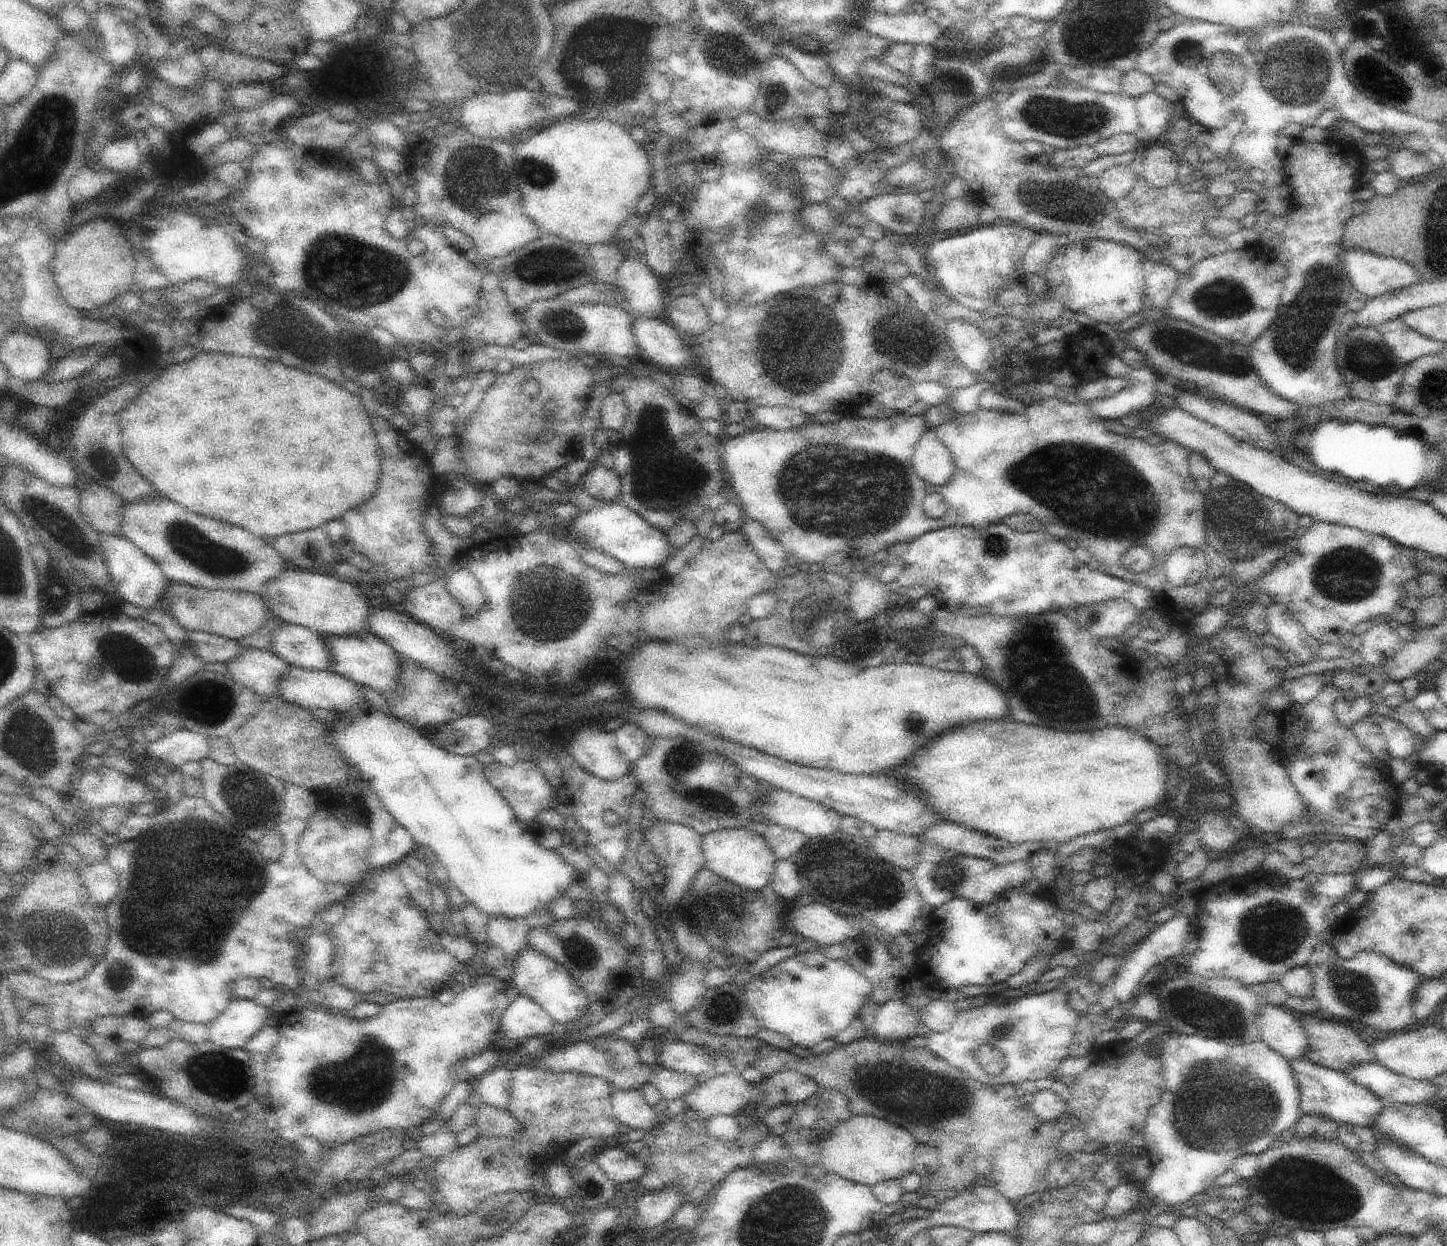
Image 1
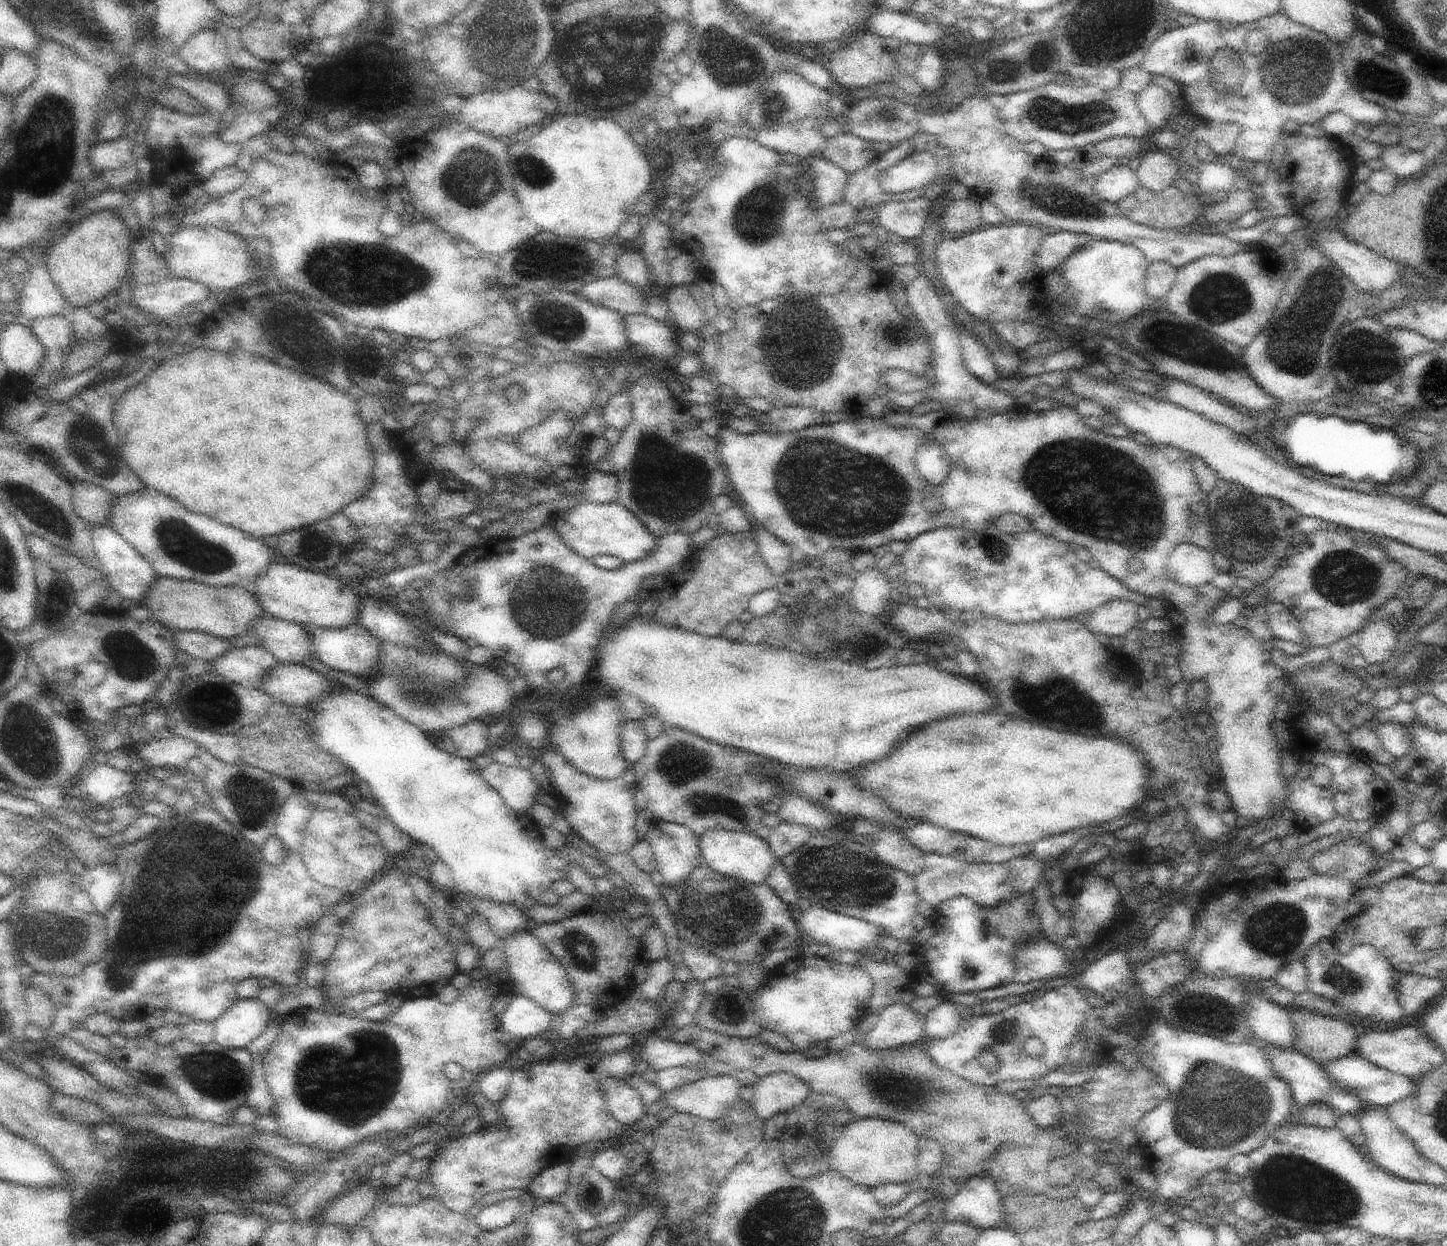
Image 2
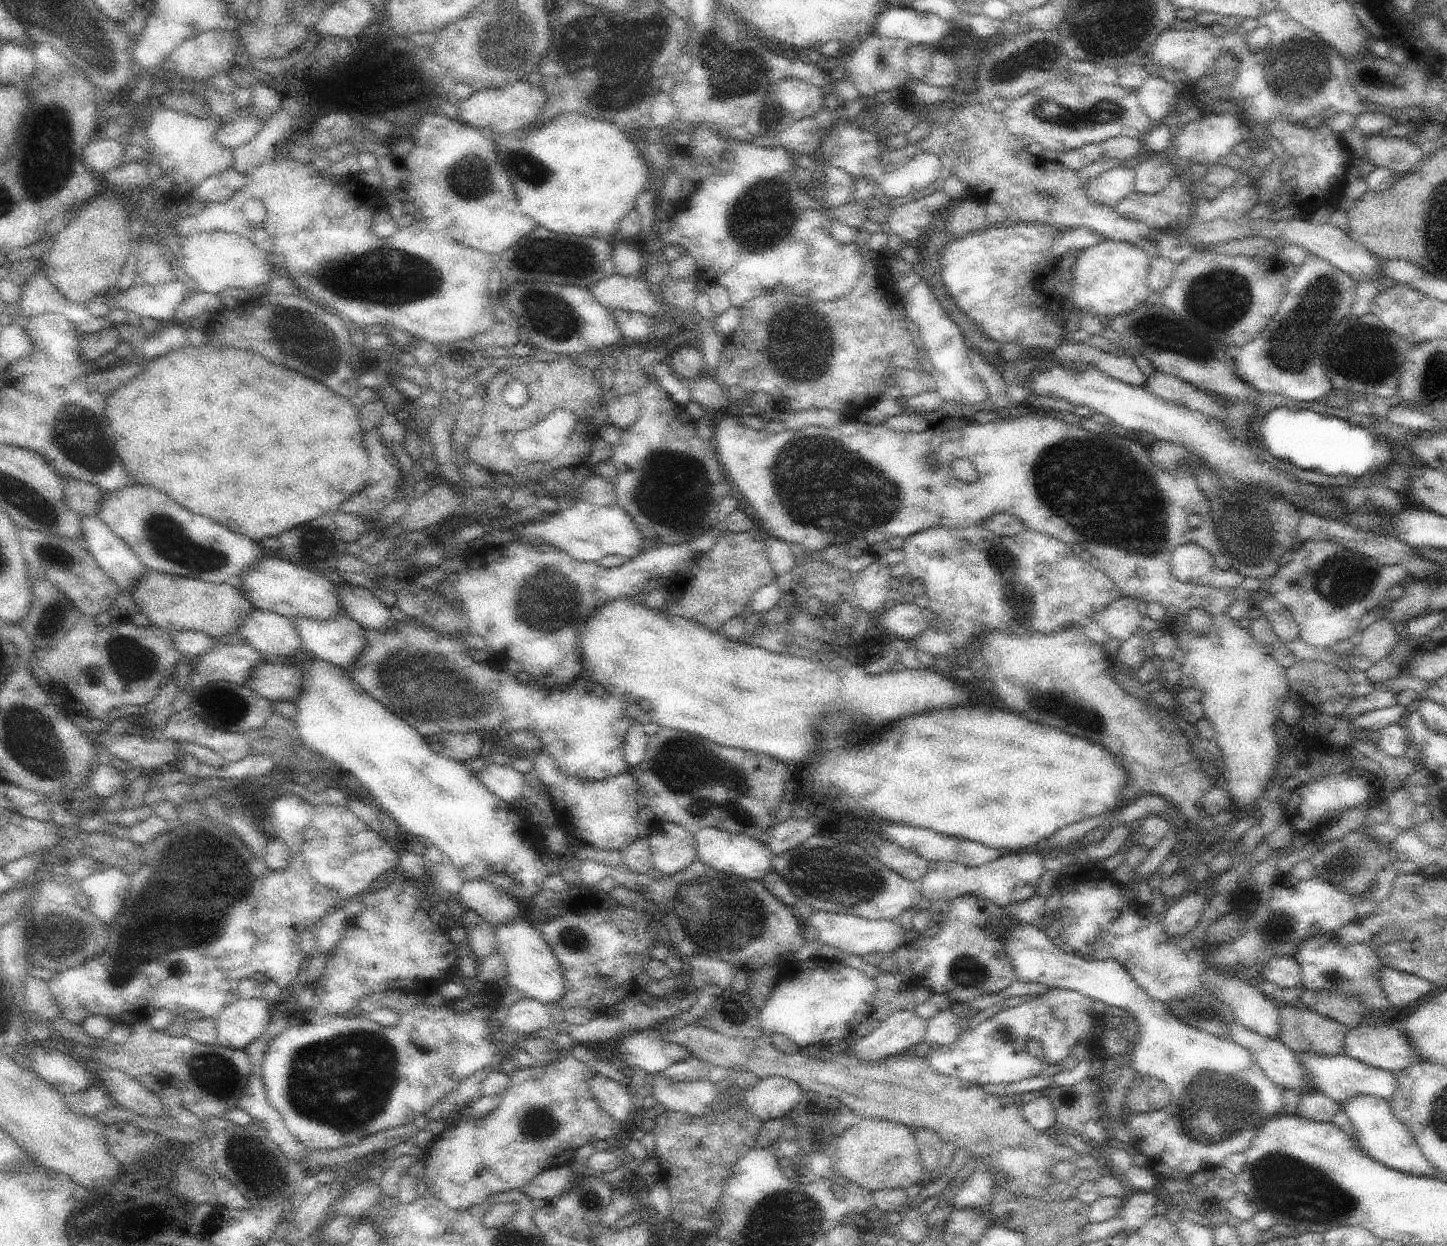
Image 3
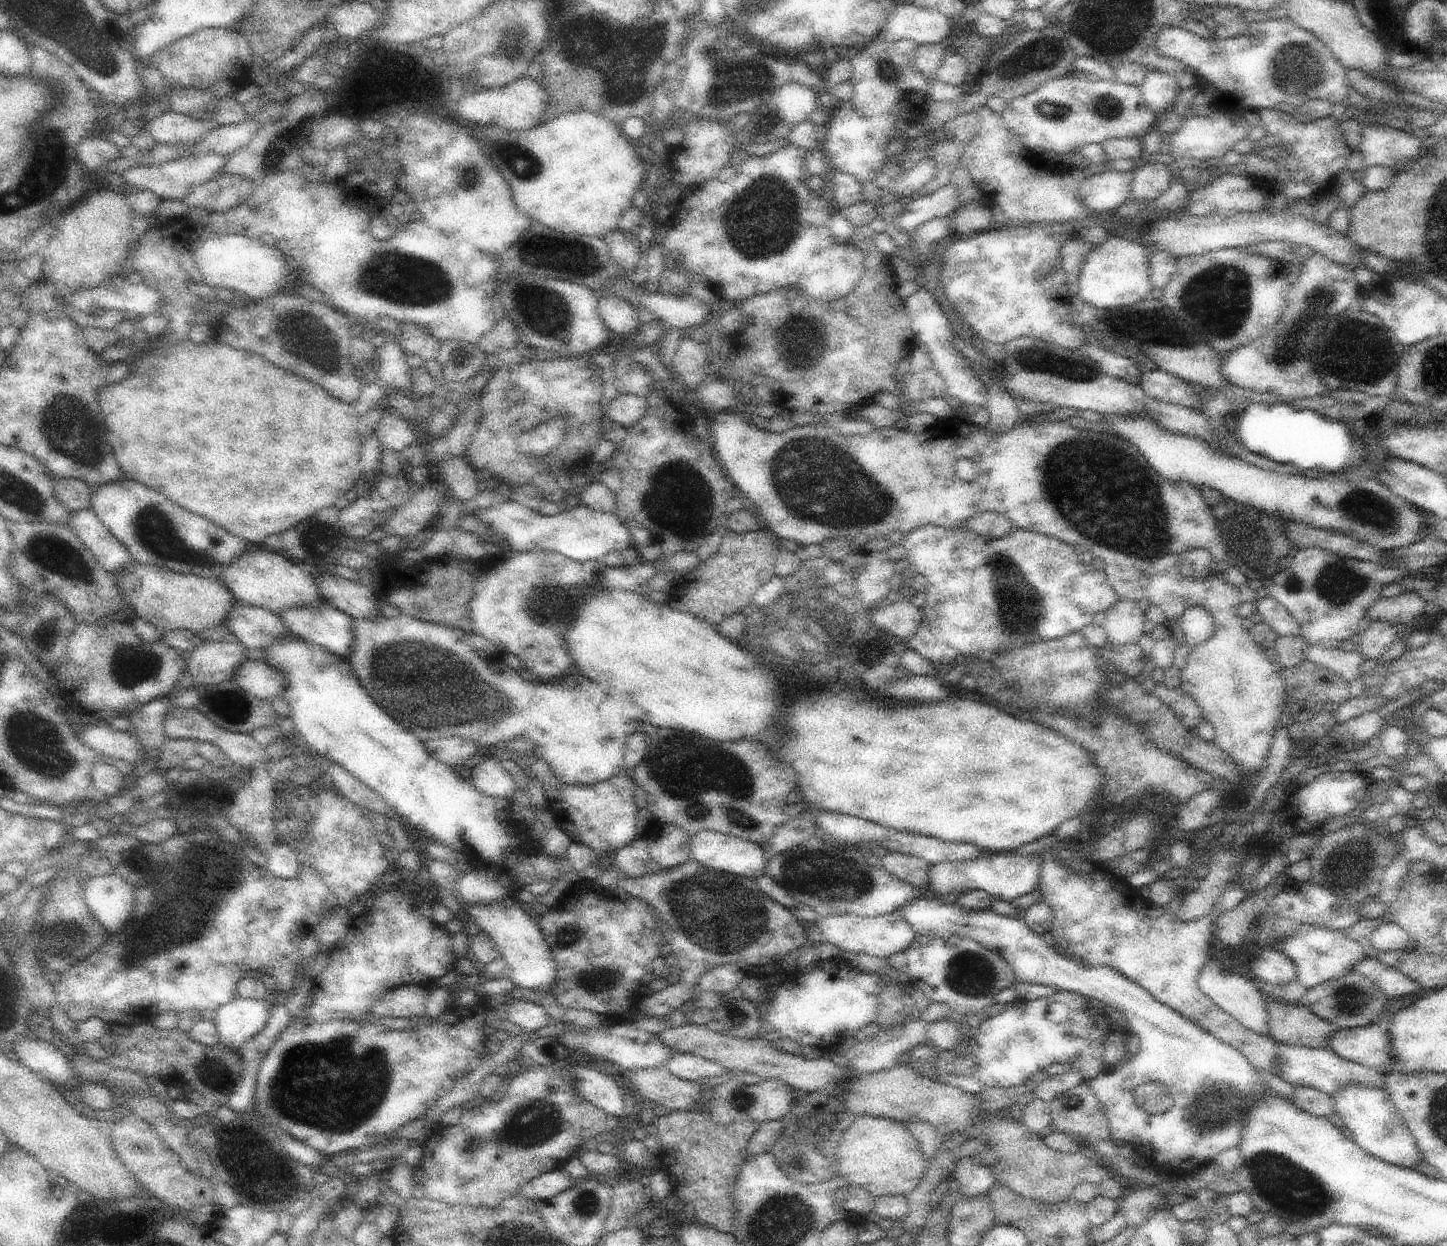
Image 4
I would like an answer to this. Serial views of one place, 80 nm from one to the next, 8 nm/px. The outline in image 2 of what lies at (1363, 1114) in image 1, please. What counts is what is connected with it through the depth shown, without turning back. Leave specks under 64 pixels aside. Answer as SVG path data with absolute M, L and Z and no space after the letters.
M1256 1035L1252 1036L1249 1043L1261 1047L1265 1051L1266 1058L1273 1064L1273 1070L1277 1072L1277 1076L1285 1081L1289 1085L1290 1090L1293 1092L1293 1097L1302 1109L1311 1102L1322 1101L1327 1102L1336 1112L1339 1114L1353 1114L1357 1118L1358 1112L1366 1104L1358 1097L1348 1094L1348 1091L1336 1084L1324 1069L1311 1058L1304 1056L1302 1053L1295 1051L1294 1049L1280 1049L1278 1047L1269 1045L1266 1041L1262 1040Z

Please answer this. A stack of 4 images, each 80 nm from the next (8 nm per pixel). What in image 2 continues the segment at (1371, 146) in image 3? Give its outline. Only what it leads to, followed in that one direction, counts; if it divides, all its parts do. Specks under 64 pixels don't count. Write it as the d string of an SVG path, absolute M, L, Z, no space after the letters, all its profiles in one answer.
M1400 142L1382 148L1379 159L1400 181L1422 175L1423 170L1429 165L1422 151L1415 151Z

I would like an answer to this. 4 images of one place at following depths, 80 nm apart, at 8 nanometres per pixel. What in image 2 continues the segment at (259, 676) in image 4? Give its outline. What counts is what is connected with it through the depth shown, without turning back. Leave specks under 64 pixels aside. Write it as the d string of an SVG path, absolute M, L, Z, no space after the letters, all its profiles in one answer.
M279 662L265 674L258 689L270 695L274 701L306 707L322 695L331 693L338 684L302 663Z

